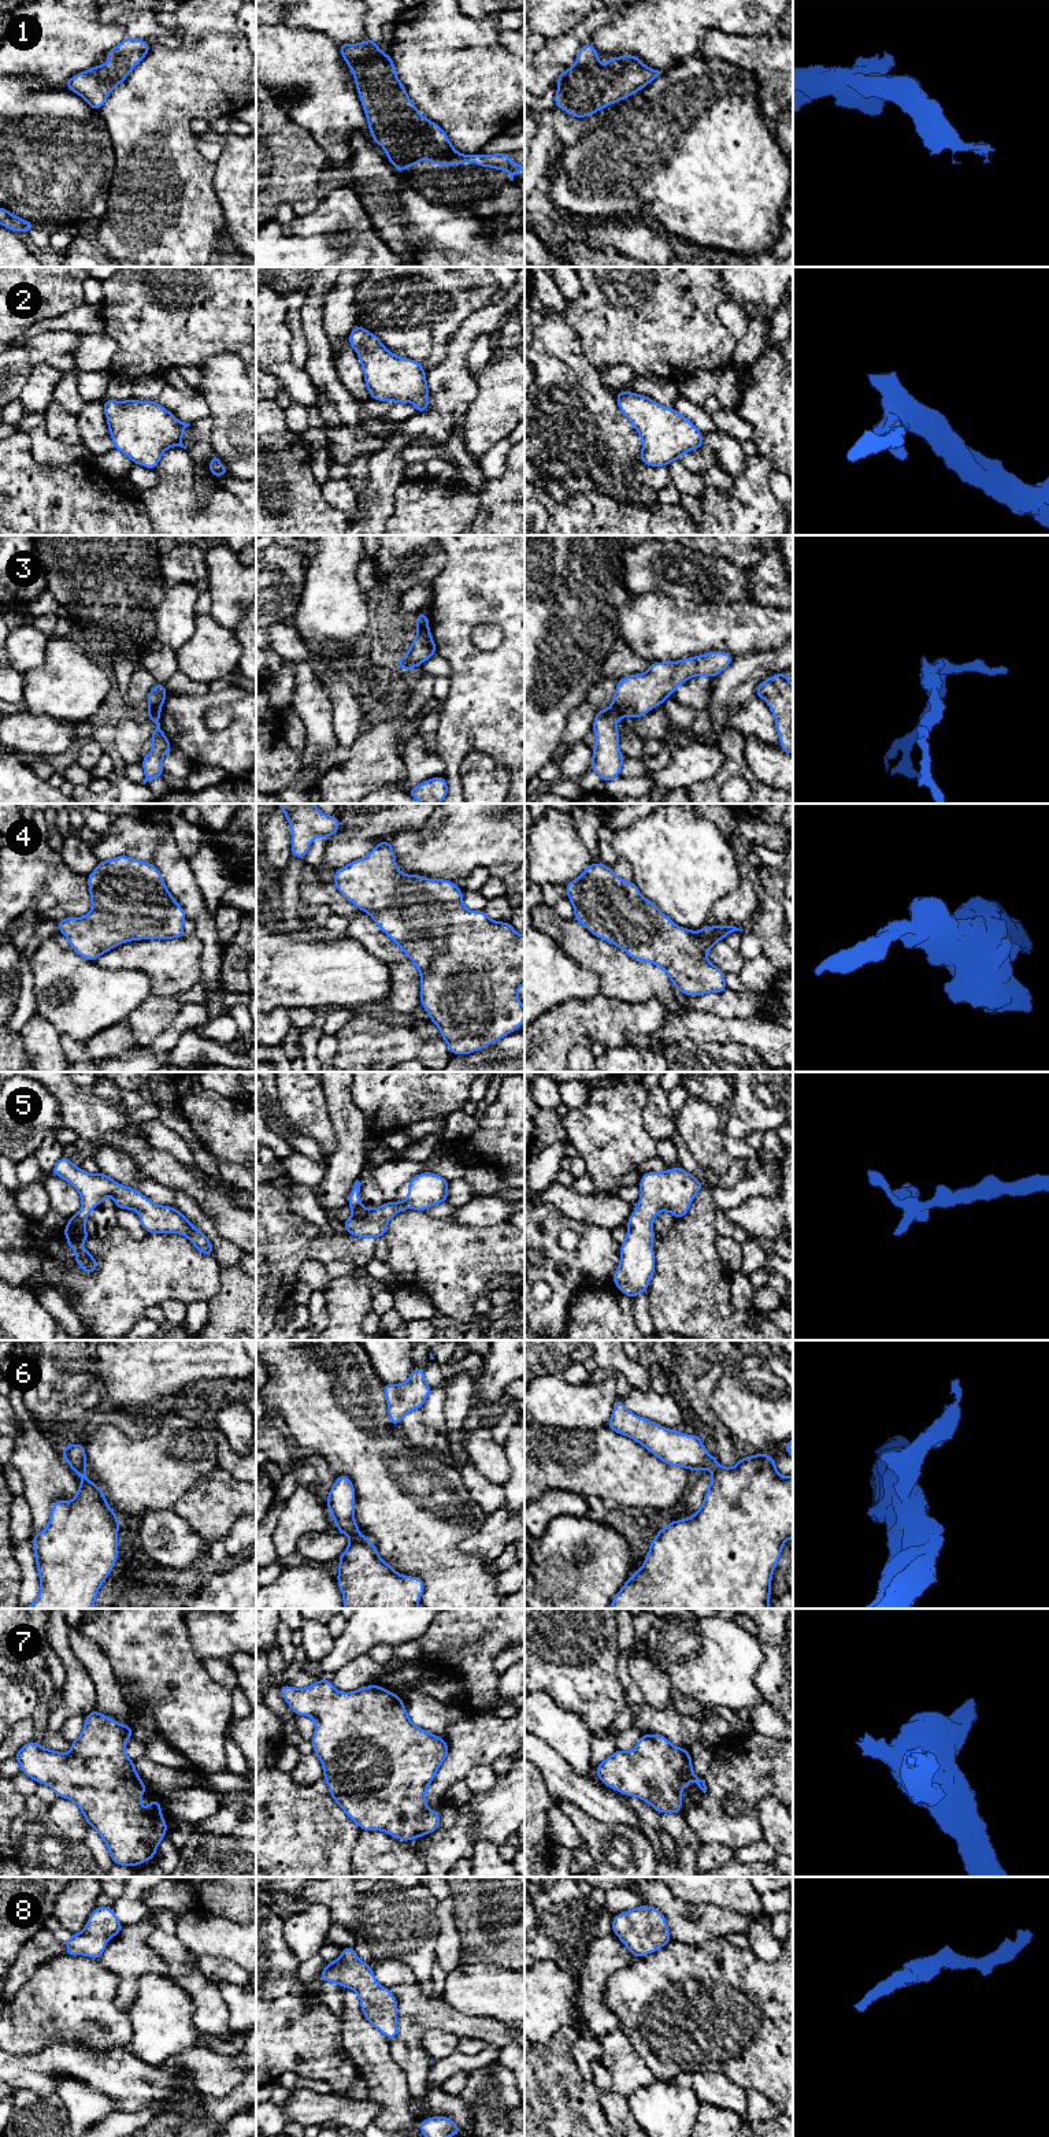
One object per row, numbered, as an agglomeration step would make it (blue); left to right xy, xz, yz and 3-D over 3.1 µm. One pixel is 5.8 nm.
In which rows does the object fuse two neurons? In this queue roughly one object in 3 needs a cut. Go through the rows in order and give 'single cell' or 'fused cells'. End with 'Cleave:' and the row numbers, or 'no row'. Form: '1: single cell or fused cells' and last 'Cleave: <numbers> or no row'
1: single cell
2: single cell
3: fused cells
4: single cell
5: single cell
6: single cell
7: single cell
8: single cell
Cleave: 3

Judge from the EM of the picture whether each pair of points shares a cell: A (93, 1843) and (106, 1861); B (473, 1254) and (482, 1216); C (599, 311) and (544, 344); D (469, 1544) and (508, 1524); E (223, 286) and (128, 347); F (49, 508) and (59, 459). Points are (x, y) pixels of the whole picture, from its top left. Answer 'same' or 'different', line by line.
A: same
B: different
C: different
D: same
E: same
F: different

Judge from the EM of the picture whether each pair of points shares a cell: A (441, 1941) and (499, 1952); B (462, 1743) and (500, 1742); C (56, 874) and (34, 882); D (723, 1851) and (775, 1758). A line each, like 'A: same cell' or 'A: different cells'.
A: different cells
B: same cell
C: different cells
D: different cells

